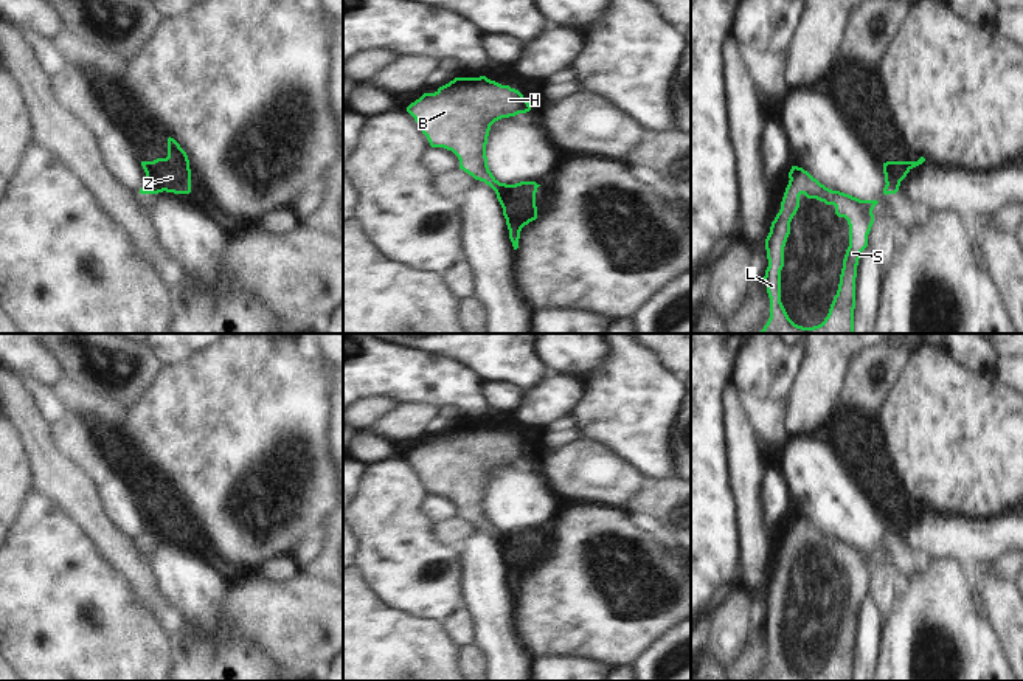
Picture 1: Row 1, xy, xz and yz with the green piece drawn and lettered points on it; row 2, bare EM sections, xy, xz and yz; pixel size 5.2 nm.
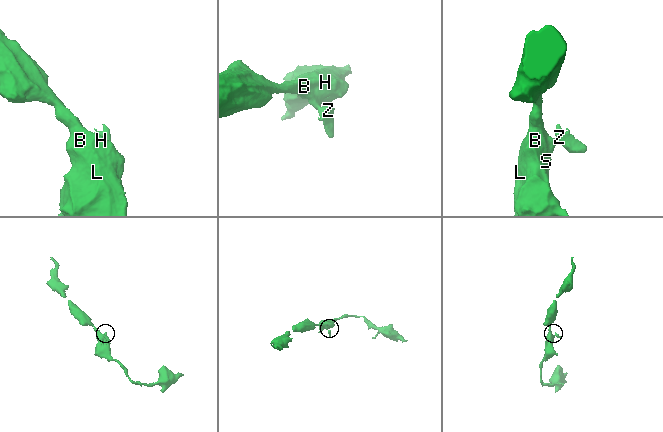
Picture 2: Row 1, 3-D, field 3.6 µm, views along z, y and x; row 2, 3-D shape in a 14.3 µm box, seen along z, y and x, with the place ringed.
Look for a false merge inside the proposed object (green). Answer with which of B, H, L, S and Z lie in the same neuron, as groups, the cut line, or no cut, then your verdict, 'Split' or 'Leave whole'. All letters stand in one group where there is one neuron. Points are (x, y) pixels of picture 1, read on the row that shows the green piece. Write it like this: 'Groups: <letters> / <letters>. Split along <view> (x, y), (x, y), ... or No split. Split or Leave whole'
Groups: B H L S / Z. Split along xz (499, 182), (492, 188). Split

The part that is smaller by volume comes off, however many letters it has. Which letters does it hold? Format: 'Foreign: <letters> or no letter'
Foreign: Z

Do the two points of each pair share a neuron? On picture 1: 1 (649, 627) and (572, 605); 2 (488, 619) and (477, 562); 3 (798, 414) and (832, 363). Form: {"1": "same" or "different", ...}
{"1": "same", "2": "same", "3": "same"}

